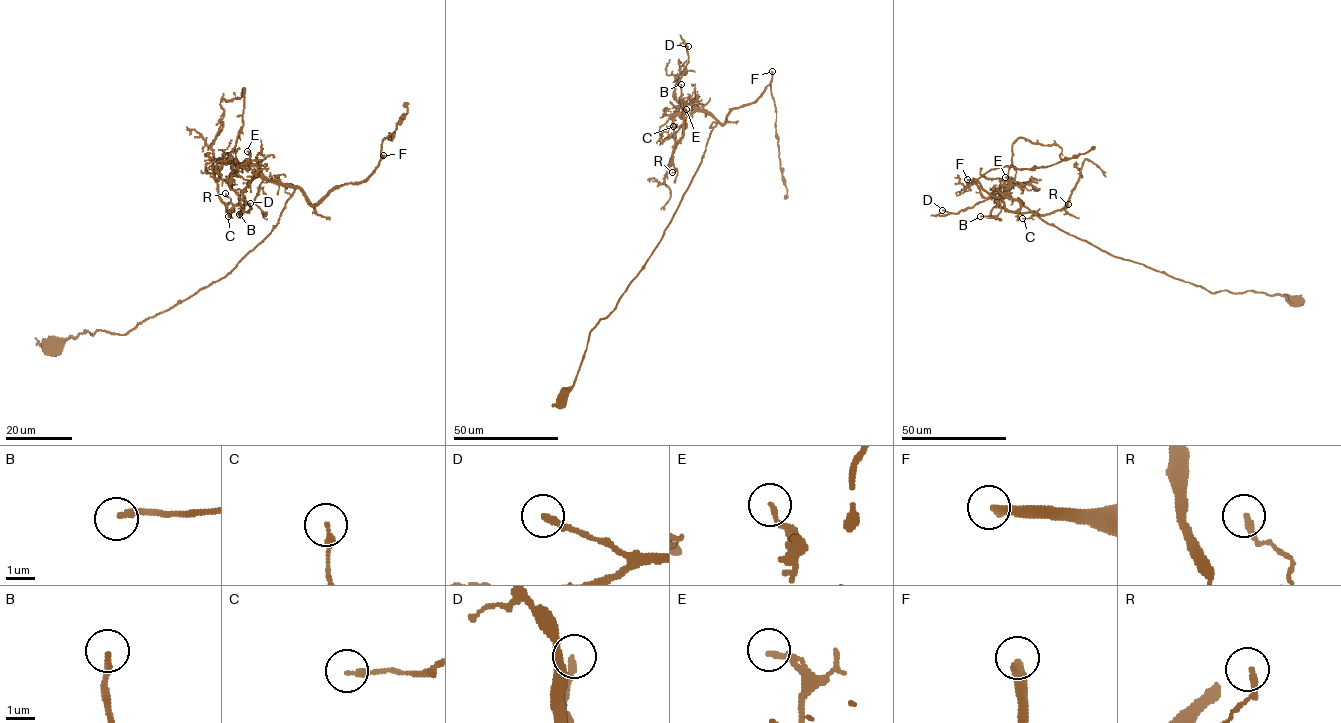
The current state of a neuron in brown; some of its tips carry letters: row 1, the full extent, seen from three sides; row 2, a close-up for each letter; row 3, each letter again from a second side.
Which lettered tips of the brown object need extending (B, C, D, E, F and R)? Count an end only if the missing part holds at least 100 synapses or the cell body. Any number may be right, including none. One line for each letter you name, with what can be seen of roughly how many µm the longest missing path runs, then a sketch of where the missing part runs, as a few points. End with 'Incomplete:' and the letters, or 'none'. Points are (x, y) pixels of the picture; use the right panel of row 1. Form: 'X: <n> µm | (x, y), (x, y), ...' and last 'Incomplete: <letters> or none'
F: 200 µm
Incomplete: F

